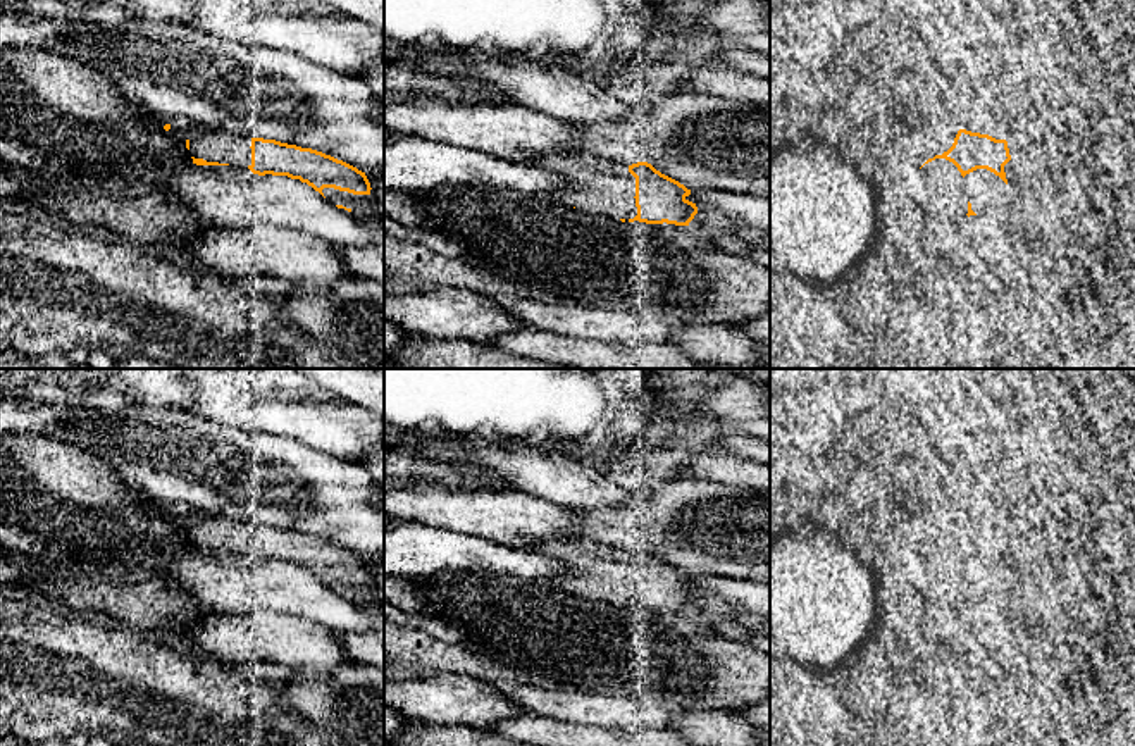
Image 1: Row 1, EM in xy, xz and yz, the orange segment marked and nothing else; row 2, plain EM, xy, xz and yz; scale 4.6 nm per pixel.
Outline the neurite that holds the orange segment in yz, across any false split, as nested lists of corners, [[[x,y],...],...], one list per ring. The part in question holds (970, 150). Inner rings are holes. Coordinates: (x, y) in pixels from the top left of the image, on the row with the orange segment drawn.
[[[959,129],[952,146],[942,155],[928,159],[925,164],[935,159],[952,162],[963,177],[977,169],[987,169],[1008,184],[1004,165],[1011,160],[1011,155],[1006,140]]]

